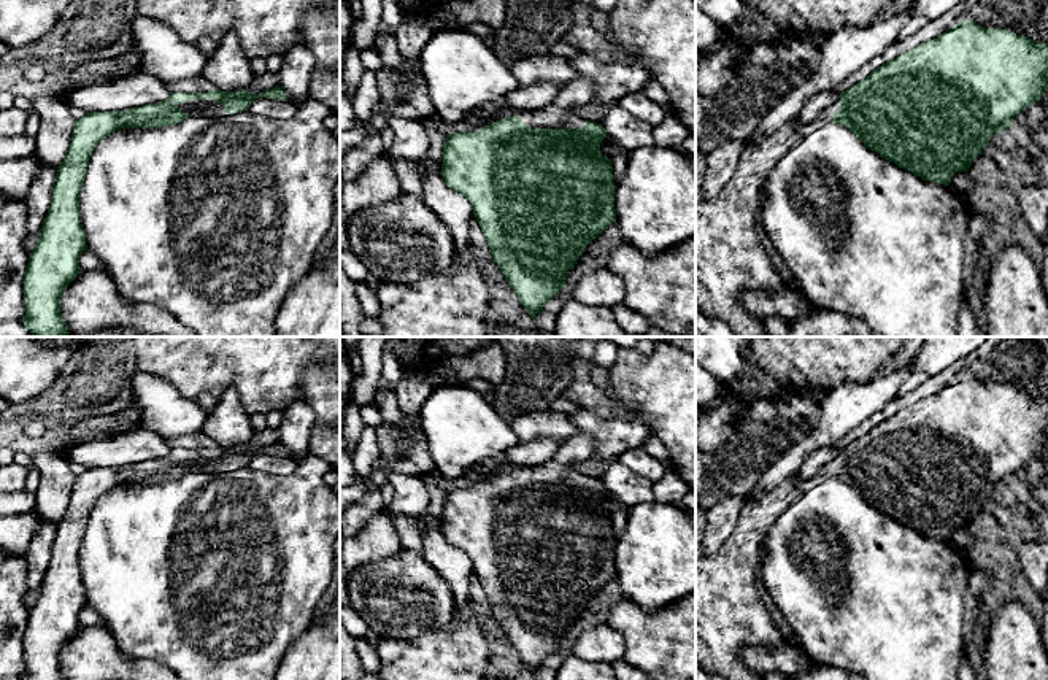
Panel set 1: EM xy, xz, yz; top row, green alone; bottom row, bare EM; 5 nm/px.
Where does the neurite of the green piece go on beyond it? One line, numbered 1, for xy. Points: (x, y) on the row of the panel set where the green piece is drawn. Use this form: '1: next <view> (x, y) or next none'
1: next xy (208, 108)

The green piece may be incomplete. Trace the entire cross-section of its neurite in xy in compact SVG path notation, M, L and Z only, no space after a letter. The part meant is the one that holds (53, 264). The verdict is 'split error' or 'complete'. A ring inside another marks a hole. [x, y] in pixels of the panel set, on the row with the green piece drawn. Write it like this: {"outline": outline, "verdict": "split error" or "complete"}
{"outline": "M279 86L259 95L252 95L248 89L170 92L167 100L157 103L122 111L91 111L75 121L70 148L57 167L52 199L40 229L40 238L24 272L25 315L22 323L35 337L68 337L68 327L60 313L60 297L79 275L78 259L87 249L79 195L97 143L121 129L175 126L189 116L225 118L248 110L259 97L286 102L286 92Z", "verdict": "split error"}

